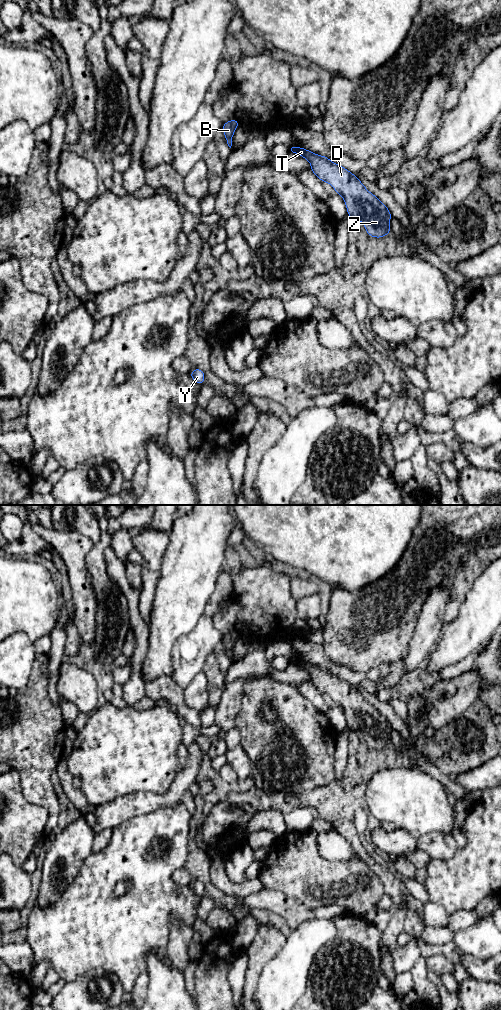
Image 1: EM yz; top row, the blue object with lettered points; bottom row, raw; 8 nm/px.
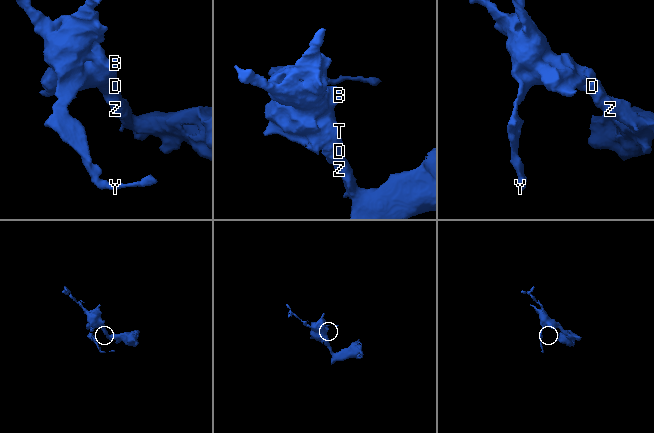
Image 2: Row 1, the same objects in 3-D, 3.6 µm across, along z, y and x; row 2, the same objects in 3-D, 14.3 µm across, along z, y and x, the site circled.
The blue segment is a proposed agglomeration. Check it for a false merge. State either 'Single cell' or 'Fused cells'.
Single cell

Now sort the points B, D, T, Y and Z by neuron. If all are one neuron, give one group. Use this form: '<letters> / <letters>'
B D T Y Z

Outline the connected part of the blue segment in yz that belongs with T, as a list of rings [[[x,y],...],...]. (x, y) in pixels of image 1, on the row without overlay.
[[[294,656],[289,660],[289,665],[298,665],[310,674],[311,683],[343,709],[348,728],[362,733],[368,747],[381,750],[391,744],[390,723],[353,685],[333,675],[328,669],[297,660]]]

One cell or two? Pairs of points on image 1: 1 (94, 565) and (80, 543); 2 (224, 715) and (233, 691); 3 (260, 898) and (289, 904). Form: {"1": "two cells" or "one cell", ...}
{"1": "two cells", "2": "one cell", "3": "one cell"}

